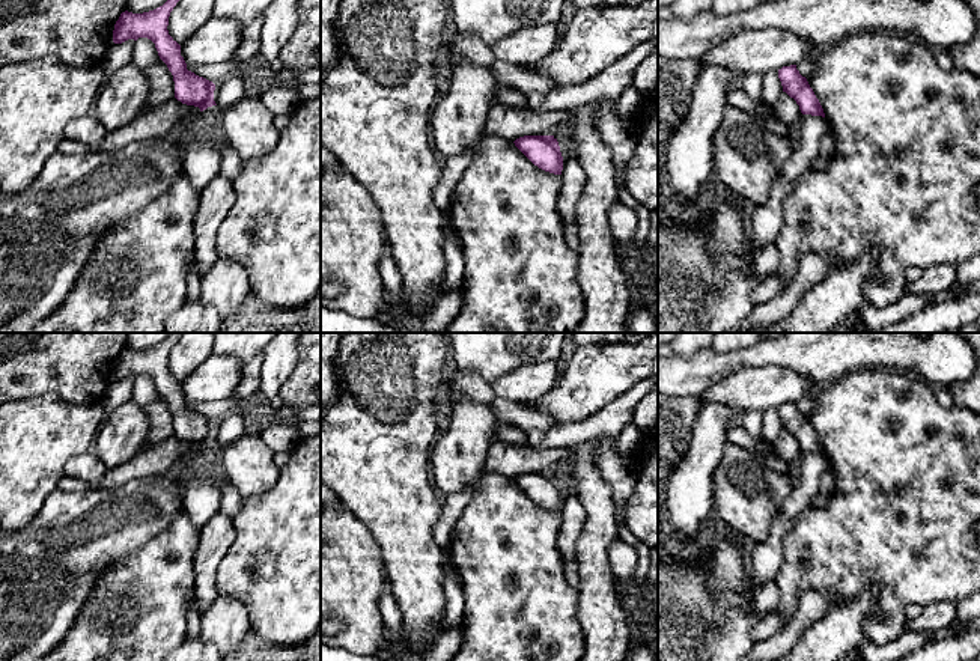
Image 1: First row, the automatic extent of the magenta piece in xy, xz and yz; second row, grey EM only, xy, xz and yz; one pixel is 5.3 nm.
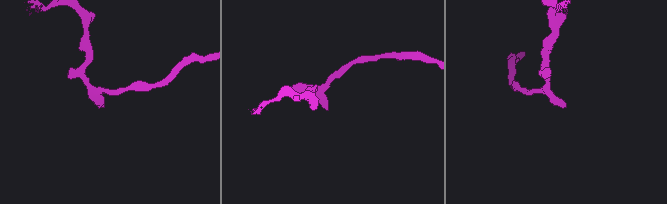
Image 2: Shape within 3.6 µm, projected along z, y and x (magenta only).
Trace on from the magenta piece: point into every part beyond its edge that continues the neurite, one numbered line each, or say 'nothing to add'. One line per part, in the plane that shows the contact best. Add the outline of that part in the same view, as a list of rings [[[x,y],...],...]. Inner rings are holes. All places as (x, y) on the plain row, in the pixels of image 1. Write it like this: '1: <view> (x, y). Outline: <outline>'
nothing to add

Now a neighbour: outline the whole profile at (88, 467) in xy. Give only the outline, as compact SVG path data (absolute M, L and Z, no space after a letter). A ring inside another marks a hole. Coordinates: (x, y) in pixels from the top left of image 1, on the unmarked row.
M86 452L69 459L65 471L69 477L96 485L108 470L95 453Z

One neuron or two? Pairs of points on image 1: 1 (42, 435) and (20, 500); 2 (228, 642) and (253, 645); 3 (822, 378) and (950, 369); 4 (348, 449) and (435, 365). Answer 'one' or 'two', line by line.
1: one
2: two
3: one
4: one

